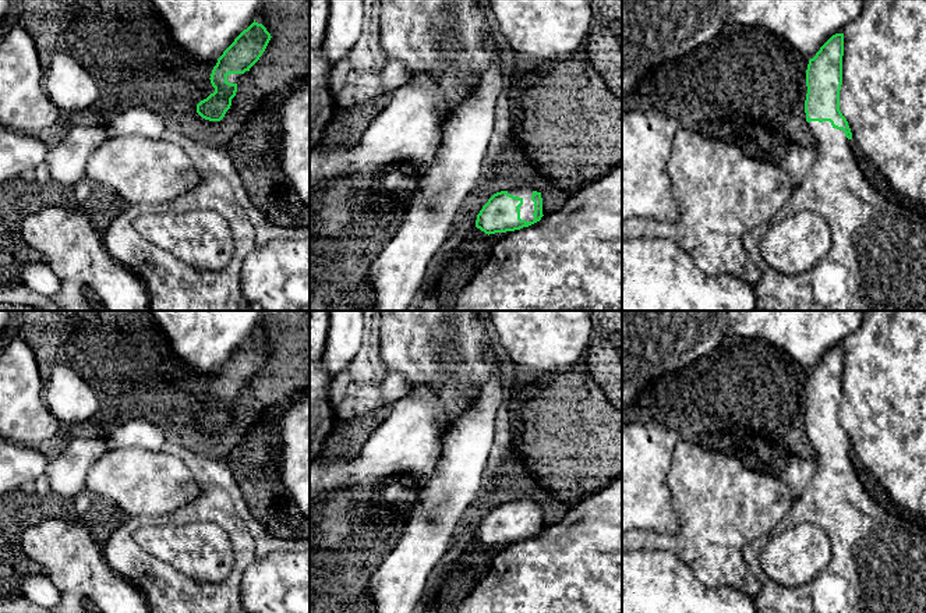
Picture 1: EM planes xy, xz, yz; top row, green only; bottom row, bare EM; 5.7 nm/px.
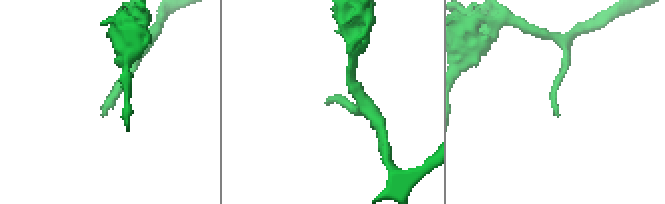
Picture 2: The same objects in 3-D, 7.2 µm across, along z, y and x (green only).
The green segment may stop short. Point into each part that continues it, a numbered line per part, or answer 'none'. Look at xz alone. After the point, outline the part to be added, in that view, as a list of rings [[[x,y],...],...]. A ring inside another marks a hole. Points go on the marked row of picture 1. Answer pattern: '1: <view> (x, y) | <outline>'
1: xz (527, 208) | [[[526,188],[508,189],[508,194],[523,199],[520,209],[520,219],[526,222],[534,220],[534,202],[531,201],[533,191]]]

